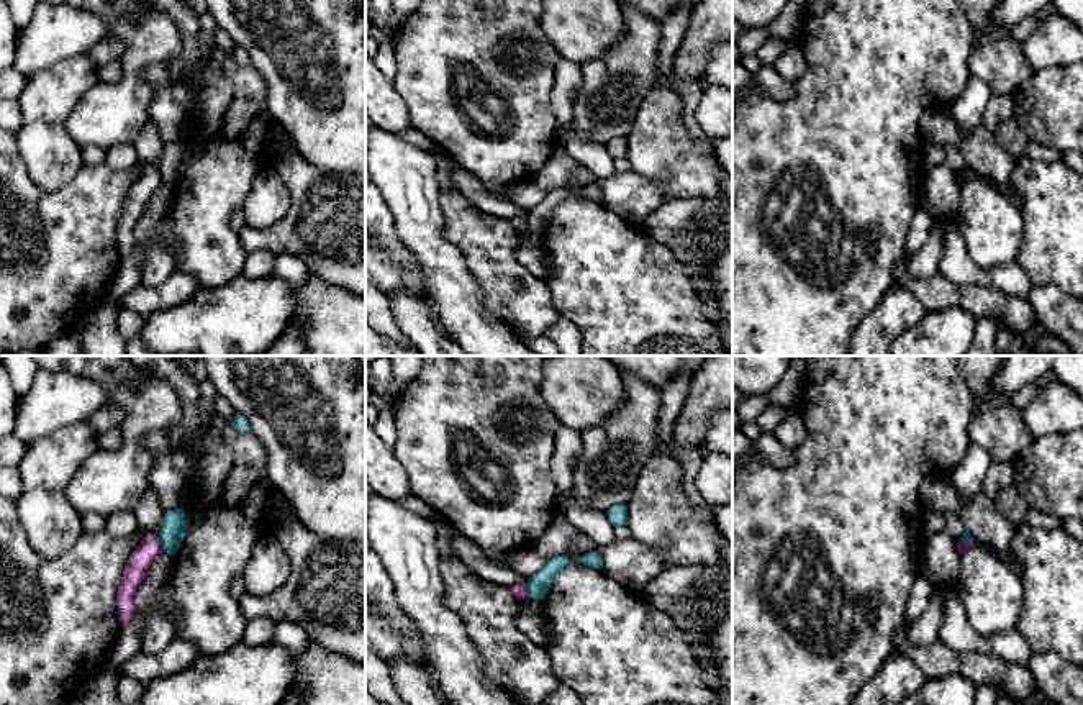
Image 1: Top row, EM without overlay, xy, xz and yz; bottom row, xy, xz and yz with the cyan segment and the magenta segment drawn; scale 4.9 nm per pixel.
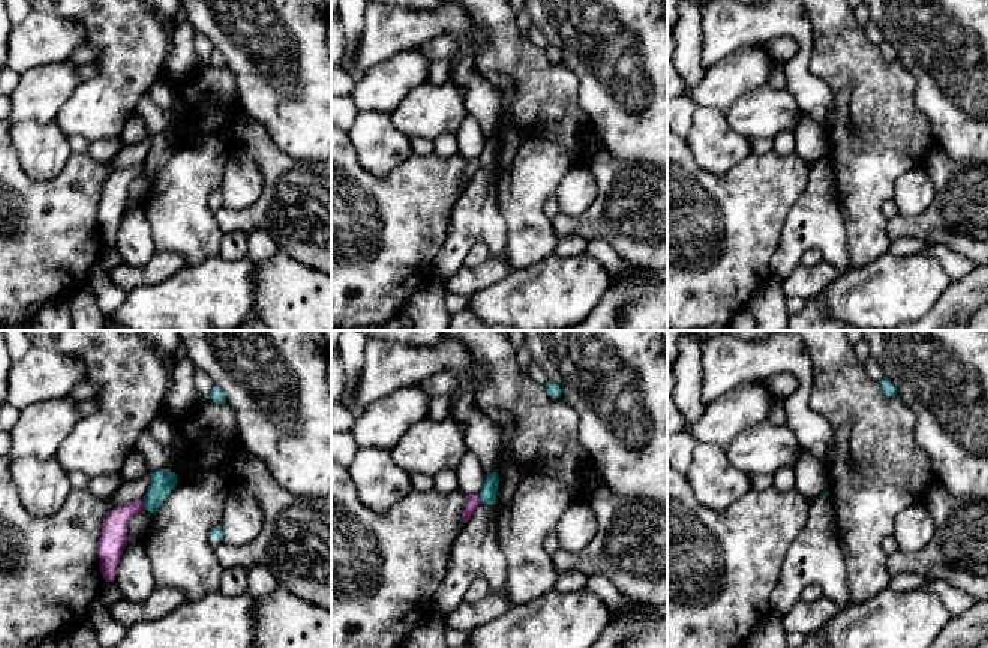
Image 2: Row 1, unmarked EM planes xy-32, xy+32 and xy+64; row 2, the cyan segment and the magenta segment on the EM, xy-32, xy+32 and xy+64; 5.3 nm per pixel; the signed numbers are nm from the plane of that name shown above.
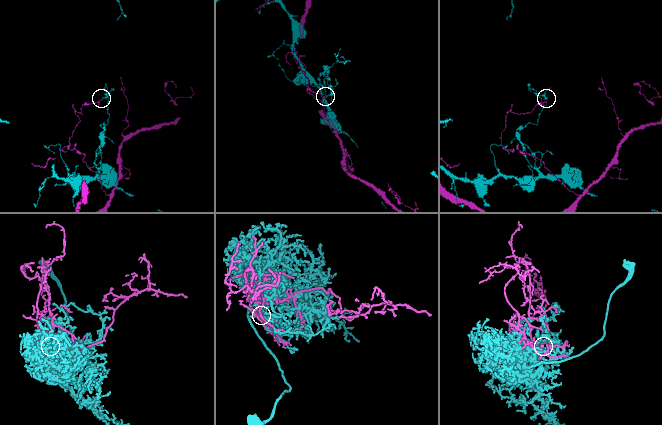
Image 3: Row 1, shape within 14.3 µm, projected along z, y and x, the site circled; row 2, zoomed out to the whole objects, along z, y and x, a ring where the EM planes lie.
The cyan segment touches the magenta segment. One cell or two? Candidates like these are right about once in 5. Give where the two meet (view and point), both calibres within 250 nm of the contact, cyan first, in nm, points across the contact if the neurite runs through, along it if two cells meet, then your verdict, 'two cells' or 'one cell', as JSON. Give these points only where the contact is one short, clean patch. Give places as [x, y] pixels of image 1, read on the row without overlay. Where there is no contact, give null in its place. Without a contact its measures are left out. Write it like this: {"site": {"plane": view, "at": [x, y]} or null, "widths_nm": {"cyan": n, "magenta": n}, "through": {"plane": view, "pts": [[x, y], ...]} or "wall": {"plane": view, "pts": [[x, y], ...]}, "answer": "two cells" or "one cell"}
{"site": {"plane": "xy", "at": [161, 176]}, "widths_nm": {"cyan": 130, "magenta": 110}, "wall": {"plane": "xy", "pts": [[158, 169], [163, 182]]}, "answer": "two cells"}

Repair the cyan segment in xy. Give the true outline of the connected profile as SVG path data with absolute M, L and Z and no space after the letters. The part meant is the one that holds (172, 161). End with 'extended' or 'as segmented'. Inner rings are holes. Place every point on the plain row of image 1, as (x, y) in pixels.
M184 141L164 144L159 166L159 174L164 185L175 189L175 185L179 184L180 175L185 169L185 151L187 149Z; as segmented

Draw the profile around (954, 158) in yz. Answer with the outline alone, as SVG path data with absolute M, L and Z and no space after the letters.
M944 144L945 151L945 164L950 167L952 172L960 174L965 166L965 157L960 149L954 144Z

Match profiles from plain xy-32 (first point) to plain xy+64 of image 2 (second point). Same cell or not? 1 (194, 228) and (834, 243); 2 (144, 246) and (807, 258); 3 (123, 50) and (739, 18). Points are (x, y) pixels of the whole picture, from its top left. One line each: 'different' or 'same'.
1: different
2: same
3: different

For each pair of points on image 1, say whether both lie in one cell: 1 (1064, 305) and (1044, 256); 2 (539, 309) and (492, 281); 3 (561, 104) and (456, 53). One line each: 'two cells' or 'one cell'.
1: two cells
2: one cell
3: two cells

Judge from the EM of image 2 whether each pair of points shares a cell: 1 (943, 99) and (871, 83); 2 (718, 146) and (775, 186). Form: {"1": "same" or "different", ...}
{"1": "different", "2": "different"}

